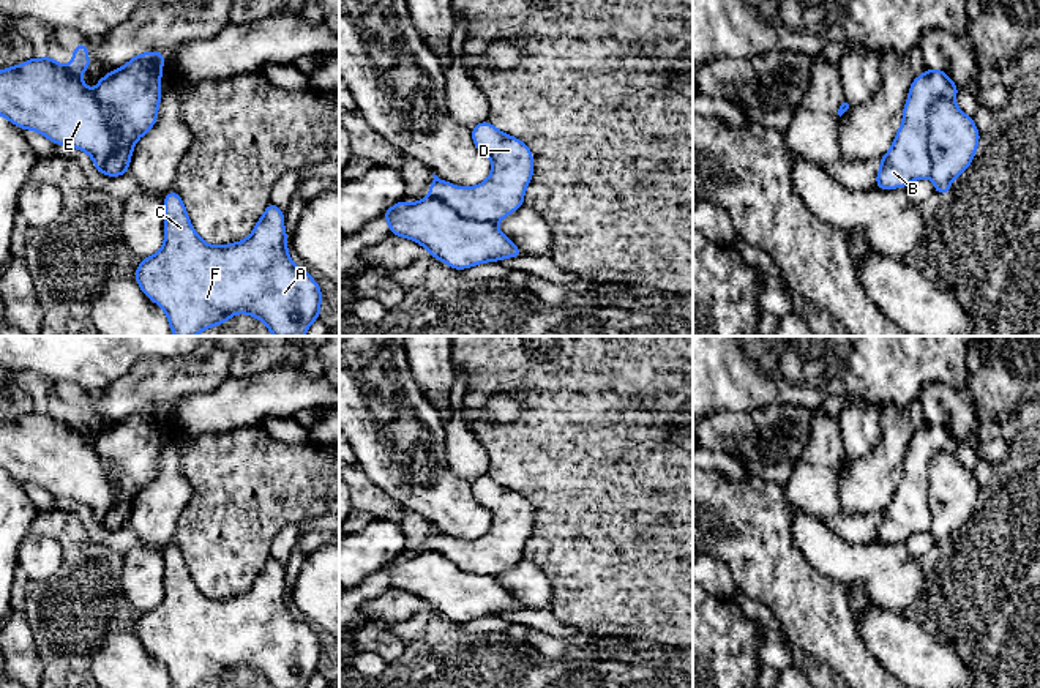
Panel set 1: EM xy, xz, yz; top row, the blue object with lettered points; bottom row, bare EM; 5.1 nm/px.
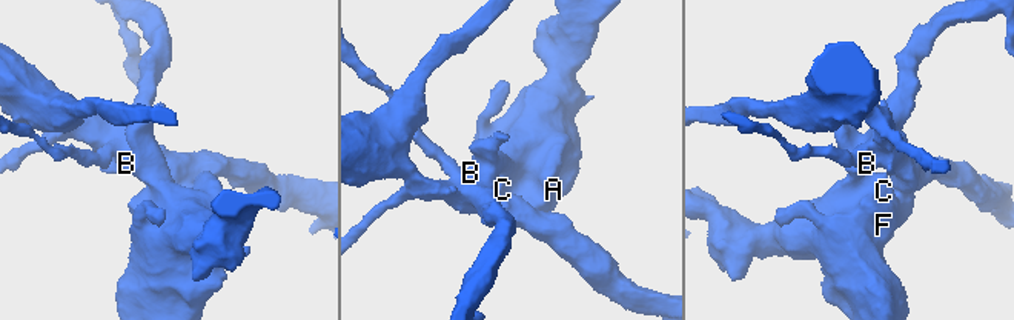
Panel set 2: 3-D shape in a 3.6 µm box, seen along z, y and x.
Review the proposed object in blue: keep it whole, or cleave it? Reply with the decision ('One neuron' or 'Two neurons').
One neuron

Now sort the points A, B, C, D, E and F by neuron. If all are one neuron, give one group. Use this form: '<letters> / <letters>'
A B C D E F

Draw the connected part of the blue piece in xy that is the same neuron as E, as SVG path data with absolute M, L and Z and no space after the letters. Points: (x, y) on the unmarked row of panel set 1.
M85 396L74 401L69 418L57 417L52 409L33 410L0 424L0 469L22 483L46 489L54 499L85 505L99 527L120 530L128 527L136 495L158 473L164 410L163 406L134 409L125 420L101 431L95 443L80 432L80 428L92 421Z

